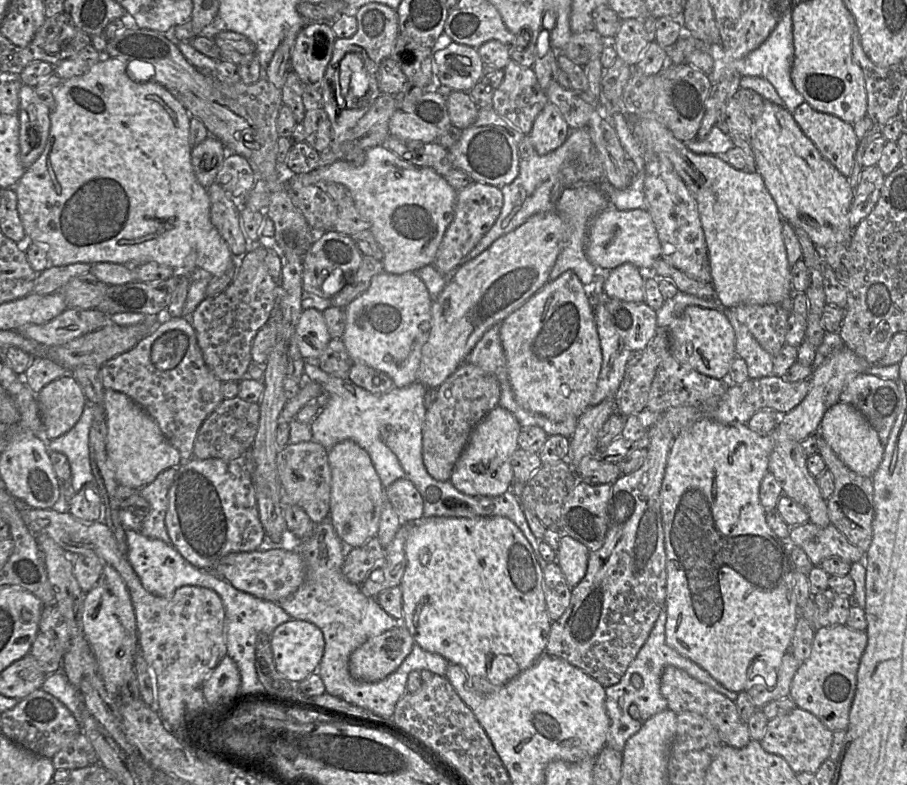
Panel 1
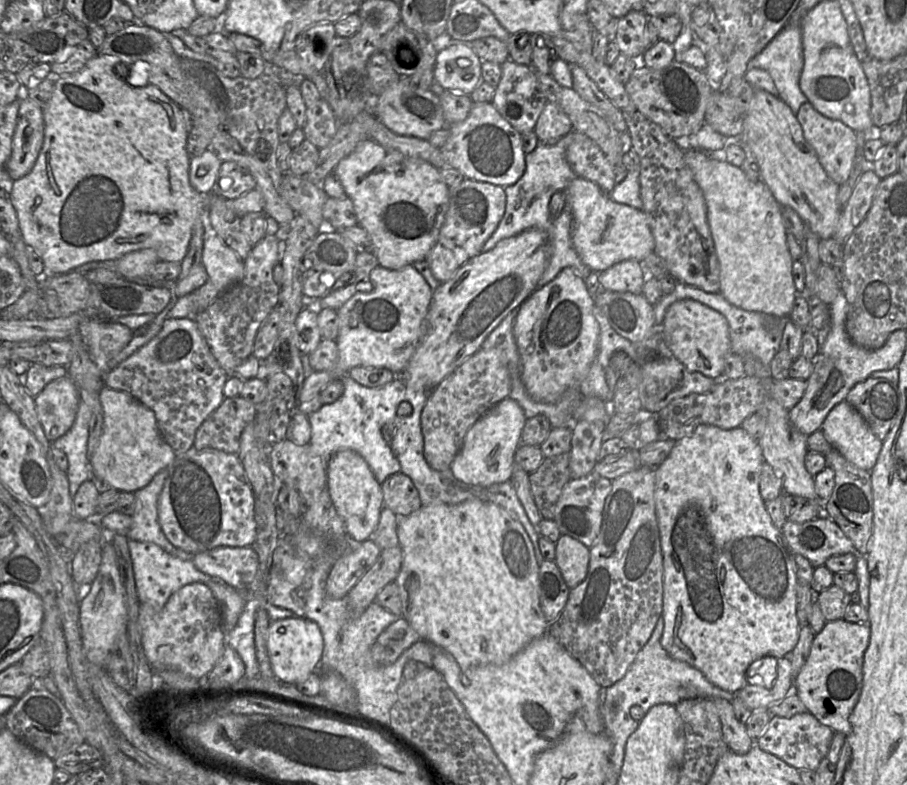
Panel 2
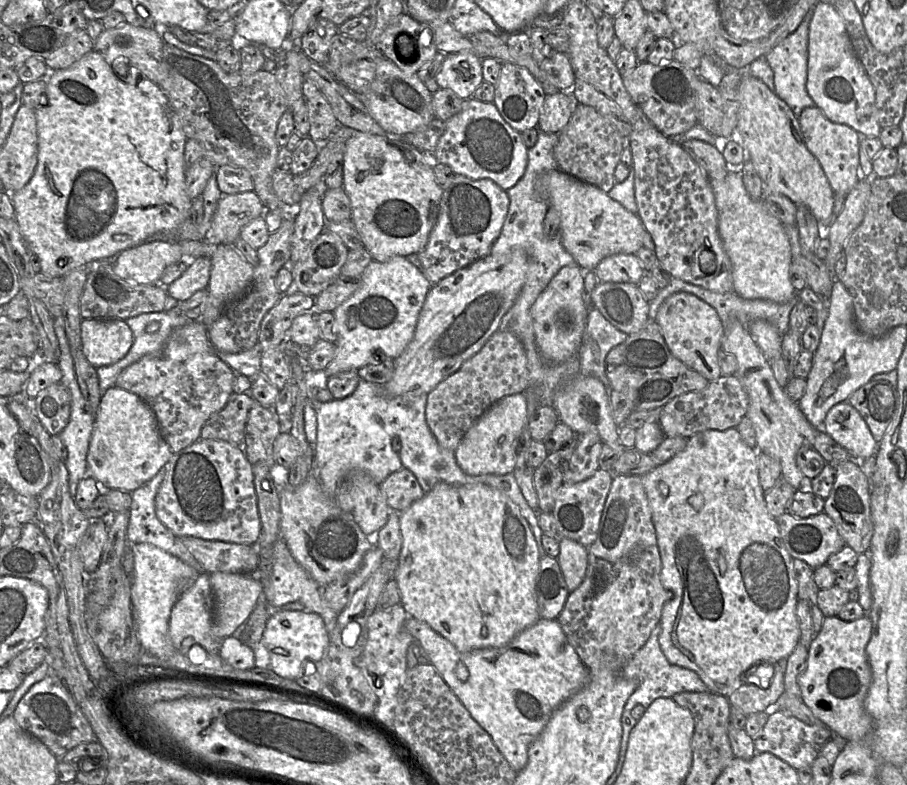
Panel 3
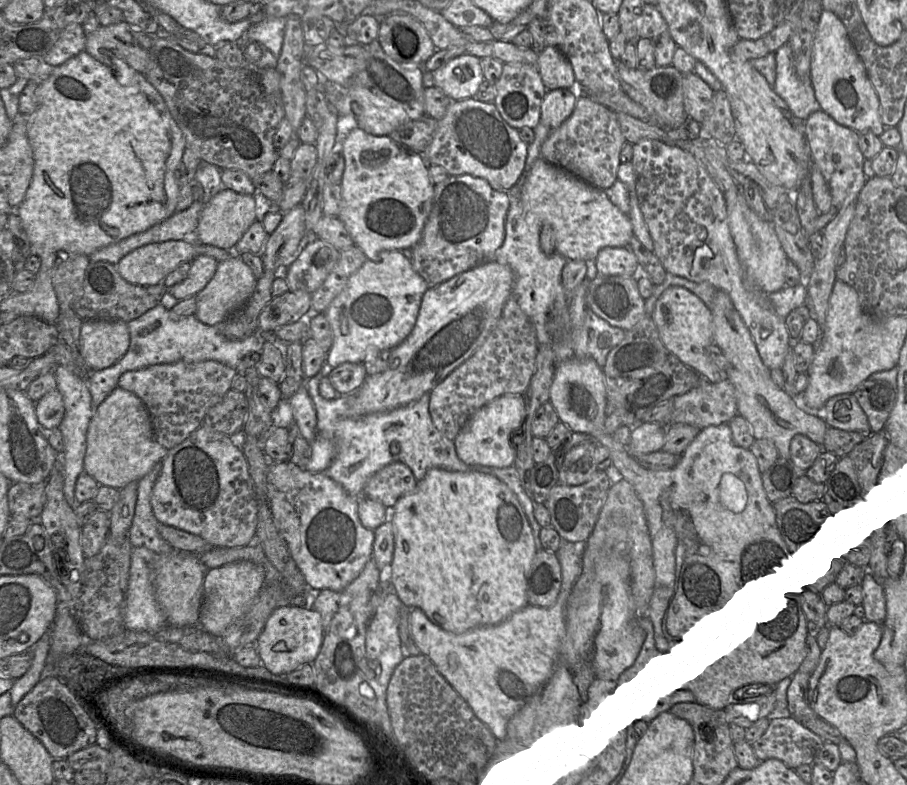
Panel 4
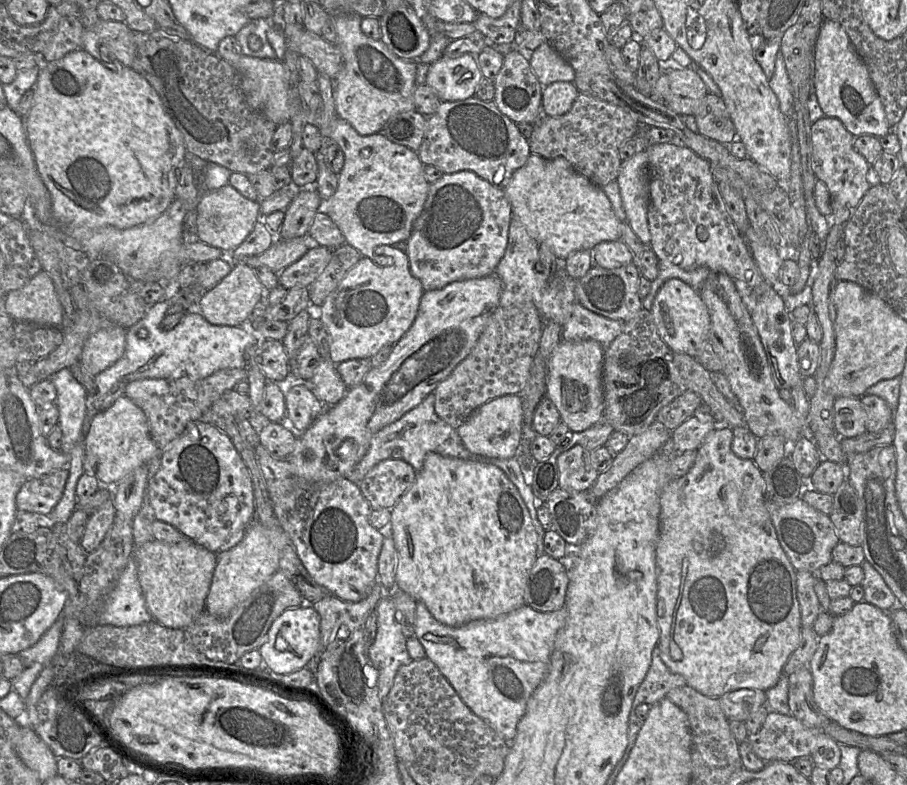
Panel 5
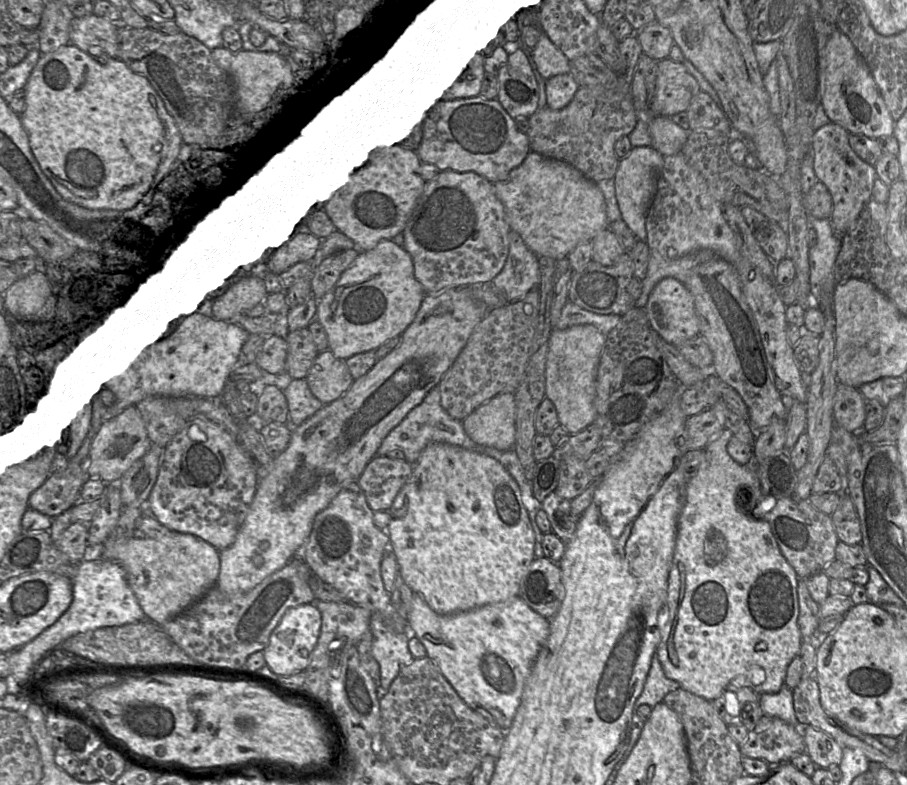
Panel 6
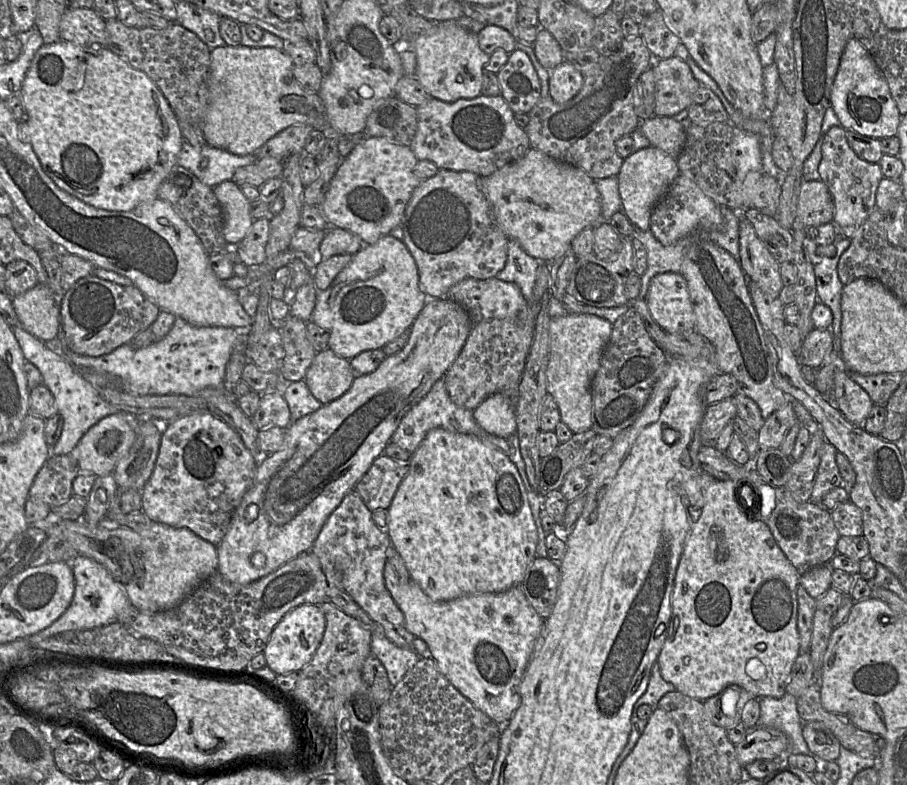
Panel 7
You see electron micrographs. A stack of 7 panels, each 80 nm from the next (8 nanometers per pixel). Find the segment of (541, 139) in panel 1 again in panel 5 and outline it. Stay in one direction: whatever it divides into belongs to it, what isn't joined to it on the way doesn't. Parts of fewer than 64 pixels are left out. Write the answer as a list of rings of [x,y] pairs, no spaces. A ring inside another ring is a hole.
[[[557,81],[543,88],[542,106],[548,116],[566,114],[579,94],[573,82]]]

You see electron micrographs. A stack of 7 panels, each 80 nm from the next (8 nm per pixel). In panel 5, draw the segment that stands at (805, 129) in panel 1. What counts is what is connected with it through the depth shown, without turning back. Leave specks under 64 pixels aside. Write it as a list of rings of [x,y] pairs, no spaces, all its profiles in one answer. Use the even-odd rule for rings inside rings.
[[[824,116],[811,125],[813,170],[816,178],[826,185],[830,194],[832,211],[831,215],[825,216],[829,229],[833,225],[845,225],[870,188],[866,179],[870,164],[854,149],[854,138],[842,122],[834,117]]]

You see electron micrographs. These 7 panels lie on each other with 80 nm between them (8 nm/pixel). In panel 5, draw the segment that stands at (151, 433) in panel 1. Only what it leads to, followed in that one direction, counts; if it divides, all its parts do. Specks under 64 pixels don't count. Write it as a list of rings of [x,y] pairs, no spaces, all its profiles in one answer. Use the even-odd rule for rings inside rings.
[[[126,395],[91,420],[84,437],[84,472],[95,476],[103,486],[113,487],[137,467],[159,457],[162,450],[153,441],[147,418]]]

